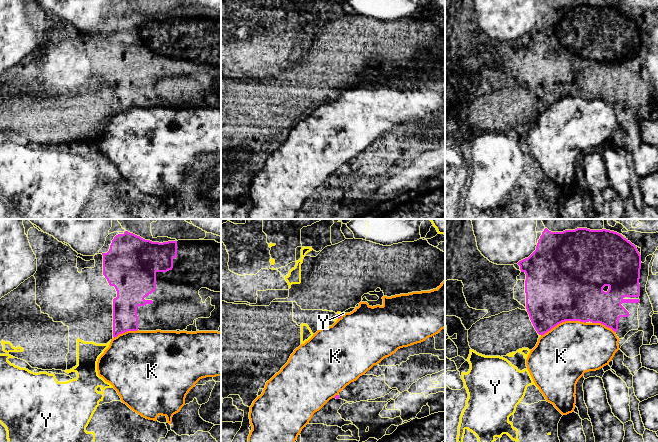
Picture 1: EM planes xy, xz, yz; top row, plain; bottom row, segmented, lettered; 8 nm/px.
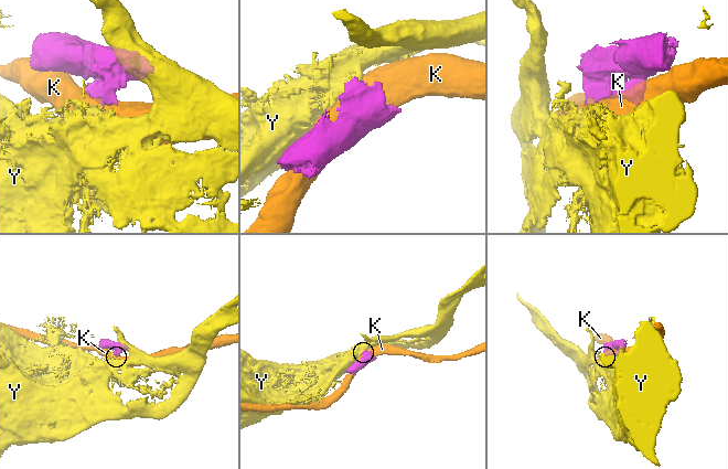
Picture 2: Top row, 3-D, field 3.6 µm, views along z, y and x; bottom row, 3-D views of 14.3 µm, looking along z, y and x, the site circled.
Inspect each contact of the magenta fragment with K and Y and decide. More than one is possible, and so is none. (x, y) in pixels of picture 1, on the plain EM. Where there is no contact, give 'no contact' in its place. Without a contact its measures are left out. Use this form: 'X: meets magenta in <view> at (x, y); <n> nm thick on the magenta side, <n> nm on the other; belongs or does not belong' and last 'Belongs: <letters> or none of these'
K: meets magenta in yz at (563, 97); 500 nm thick on the magenta side, 440 nm on the other; does not belong
Y: meets magenta in xz at (339, 90); 30 nm thick on the magenta side, 20 nm on the other; does not belong
Belongs: none of these

